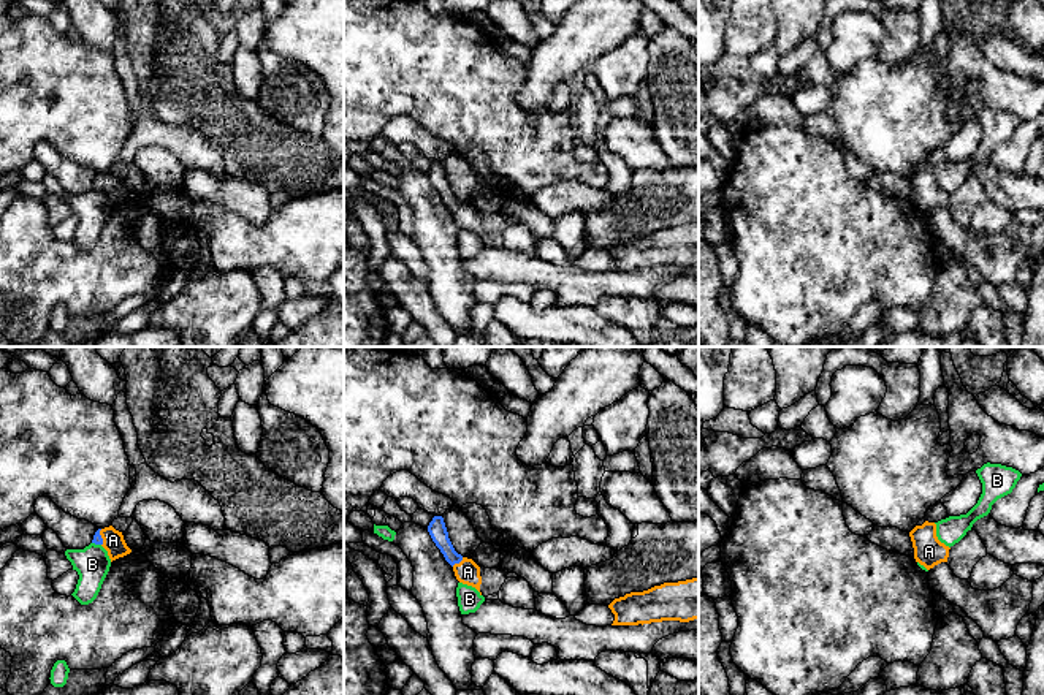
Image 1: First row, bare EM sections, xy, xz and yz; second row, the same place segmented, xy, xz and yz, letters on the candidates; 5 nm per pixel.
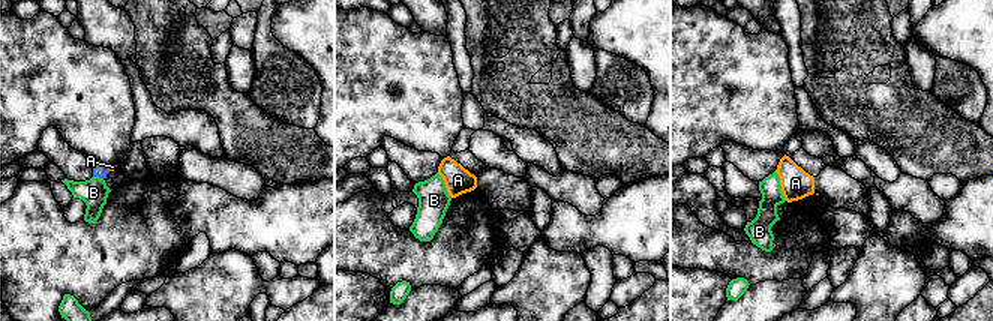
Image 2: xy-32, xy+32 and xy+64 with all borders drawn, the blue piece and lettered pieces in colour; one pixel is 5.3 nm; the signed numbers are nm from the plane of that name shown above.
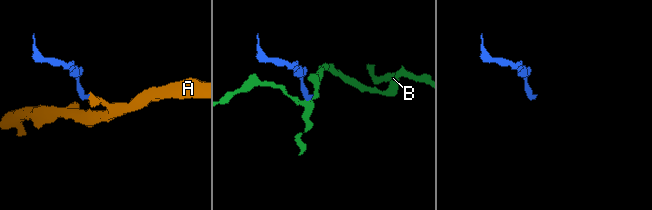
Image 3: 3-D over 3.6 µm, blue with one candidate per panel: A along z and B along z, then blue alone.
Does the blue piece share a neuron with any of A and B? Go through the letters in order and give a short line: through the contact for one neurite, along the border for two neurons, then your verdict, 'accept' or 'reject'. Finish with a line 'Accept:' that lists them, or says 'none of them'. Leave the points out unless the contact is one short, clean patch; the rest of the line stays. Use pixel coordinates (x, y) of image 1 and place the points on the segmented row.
A: xz (438, 531), (457, 562), (468, 572) | accept
B: xy (92, 542), (100, 545) | reject
Accept: A

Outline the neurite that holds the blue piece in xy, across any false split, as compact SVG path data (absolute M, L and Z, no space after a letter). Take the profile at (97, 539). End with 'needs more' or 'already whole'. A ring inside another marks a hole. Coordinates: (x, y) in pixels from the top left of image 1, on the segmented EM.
M112 526L98 529L92 543L101 545L108 551L111 562L131 553L122 532L116 530Z; needs more

